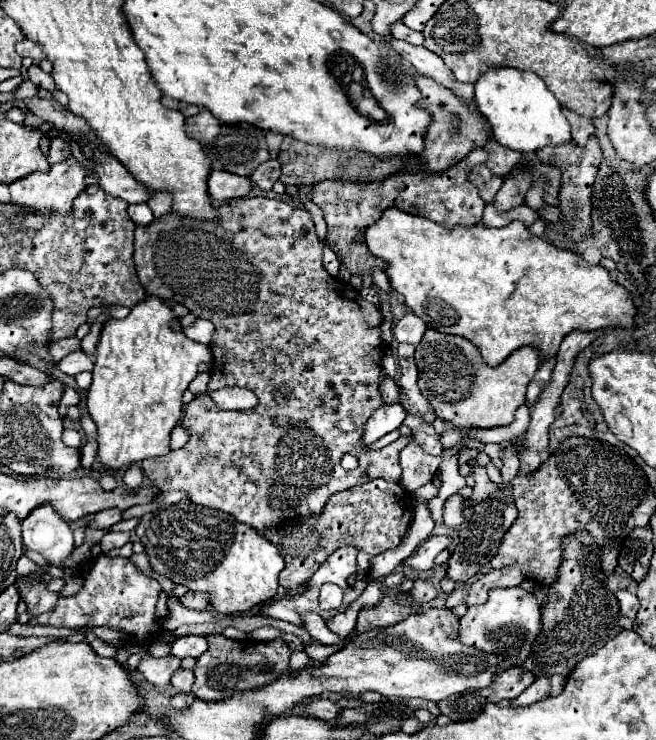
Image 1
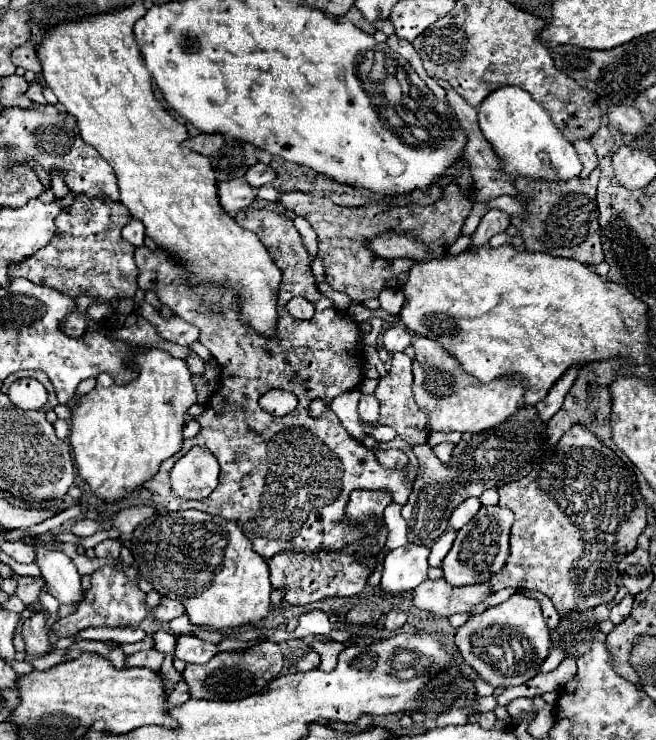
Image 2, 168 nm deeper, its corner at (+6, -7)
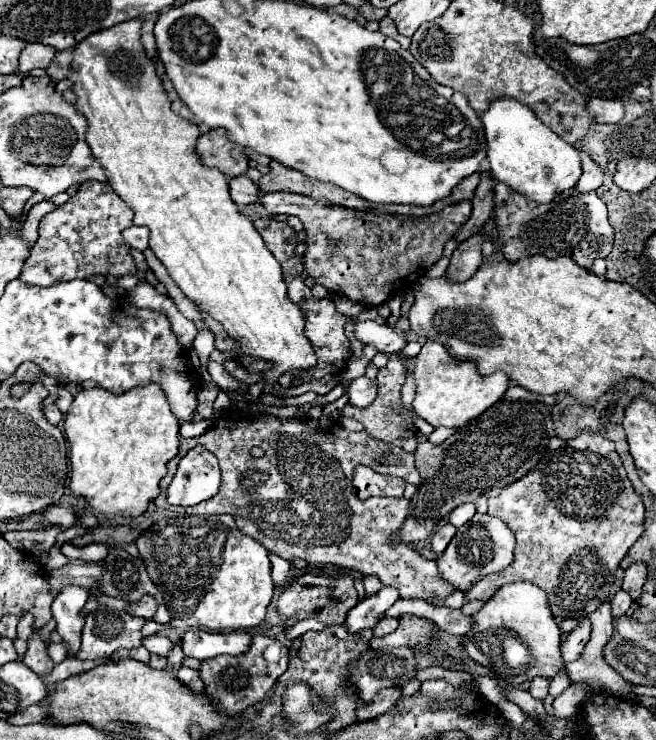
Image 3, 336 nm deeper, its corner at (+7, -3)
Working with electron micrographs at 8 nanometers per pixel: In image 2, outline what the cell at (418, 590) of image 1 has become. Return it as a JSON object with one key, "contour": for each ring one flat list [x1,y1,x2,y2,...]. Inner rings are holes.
{"contour":[[393,608,393,610,387,614,385,628,387,628,387,630,397,630,397,628,401,628,401,626,407,622,407,618,409,618,407,612,403,612,401,608]]}

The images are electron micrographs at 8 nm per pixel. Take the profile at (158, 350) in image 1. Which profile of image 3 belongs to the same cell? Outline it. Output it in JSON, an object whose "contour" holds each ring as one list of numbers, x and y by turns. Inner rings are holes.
{"contour":[[158,384,128,390,120,396,104,388,82,390,66,414,64,432,70,444,70,494,84,498,100,516,130,516,146,512,148,504,160,494,160,480,166,476,166,464,178,454,180,422,172,416,168,400]]}

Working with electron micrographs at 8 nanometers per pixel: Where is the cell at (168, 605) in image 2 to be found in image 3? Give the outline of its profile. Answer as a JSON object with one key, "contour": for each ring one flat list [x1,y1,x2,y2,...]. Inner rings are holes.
{"contour":[[142,596,140,600,132,602,126,608,126,612,132,616,140,616,140,618,152,618,156,612,156,600,152,596]]}

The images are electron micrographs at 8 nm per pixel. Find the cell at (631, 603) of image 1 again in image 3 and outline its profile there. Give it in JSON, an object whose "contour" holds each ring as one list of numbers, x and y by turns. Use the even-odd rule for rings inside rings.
{"contour":[[618,590,612,598,612,616,620,616,620,614,626,614,626,610,630,608,632,604,632,598,624,592,624,590]]}

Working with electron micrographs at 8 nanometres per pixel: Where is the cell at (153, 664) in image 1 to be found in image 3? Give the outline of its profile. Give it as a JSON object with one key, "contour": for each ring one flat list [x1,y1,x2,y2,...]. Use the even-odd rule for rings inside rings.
{"contour":[[140,646,140,648,132,648,132,650,120,650,120,652,116,652,116,656,112,656,110,660,122,660,122,658,132,658,132,660,138,660,138,662,148,662,150,660,150,652,144,648,144,646]]}

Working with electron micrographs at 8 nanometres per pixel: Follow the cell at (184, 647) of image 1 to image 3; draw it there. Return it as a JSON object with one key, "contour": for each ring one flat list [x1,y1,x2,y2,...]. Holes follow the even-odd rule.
{"contour":[[188,630,182,636,182,650,186,656,208,660,220,654,238,656,248,652,252,636,248,632,204,632,204,630]]}

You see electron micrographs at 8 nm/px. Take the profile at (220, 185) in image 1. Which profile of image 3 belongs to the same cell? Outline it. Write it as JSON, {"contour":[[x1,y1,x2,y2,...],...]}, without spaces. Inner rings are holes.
{"contour":[[242,174,242,176,236,176,236,178,232,178,230,180,230,196,232,196,232,200,242,208,242,206,246,206,246,204,252,204,252,202,256,202,258,200,258,186,246,176,246,174]]}

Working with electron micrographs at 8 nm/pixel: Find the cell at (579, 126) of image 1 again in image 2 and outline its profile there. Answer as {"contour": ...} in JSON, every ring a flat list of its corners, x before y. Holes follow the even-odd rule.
{"contour":[[575,140,575,142,573,142,573,148,575,148,575,152,579,154,579,160,581,160,581,164,583,164,581,176,589,176,589,174,593,172,593,168,597,166,595,148,589,144,589,140]]}

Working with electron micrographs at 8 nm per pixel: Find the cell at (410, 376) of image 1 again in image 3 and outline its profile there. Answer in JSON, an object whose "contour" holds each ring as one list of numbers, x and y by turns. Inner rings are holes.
{"contour":[[392,358,378,372,378,396,376,396,376,400,368,408,356,408,356,406,348,406,346,404,340,414,362,422,364,424,364,430,370,436,374,436,376,440,382,440,386,444,394,444,394,446,398,446,398,448,402,448,406,452,416,452,416,448,418,448,418,442,416,442,416,426,414,426,414,420,412,420,410,412,400,402,400,390,404,386,404,382,406,382,406,376,404,376,402,362,400,362,400,358]]}

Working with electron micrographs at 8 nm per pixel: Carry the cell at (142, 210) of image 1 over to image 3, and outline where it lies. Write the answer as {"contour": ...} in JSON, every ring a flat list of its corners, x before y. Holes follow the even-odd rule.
{"contour":[[130,226,130,228,126,228,126,230,122,232,122,236,124,236,124,240,126,240,132,248,136,248,136,250,140,250,140,252,144,252,144,250,148,248,148,228]]}

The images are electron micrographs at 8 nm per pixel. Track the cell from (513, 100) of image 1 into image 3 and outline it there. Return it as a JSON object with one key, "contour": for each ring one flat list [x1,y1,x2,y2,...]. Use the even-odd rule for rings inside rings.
{"contour":[[500,98,482,114,482,124,488,140,488,162,492,176,514,192,528,196,538,204,548,204,556,194,574,188,582,168,580,152,568,142,560,140,548,126,544,126,524,104,512,98]]}

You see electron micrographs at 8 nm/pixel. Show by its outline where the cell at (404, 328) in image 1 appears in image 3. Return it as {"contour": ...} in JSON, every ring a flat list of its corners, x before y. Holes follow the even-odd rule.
{"contour":[[358,322,356,338,362,344,374,346,378,352,384,352,384,354,396,354,406,346,406,342,400,334,396,334,388,326,380,326,376,322]]}

